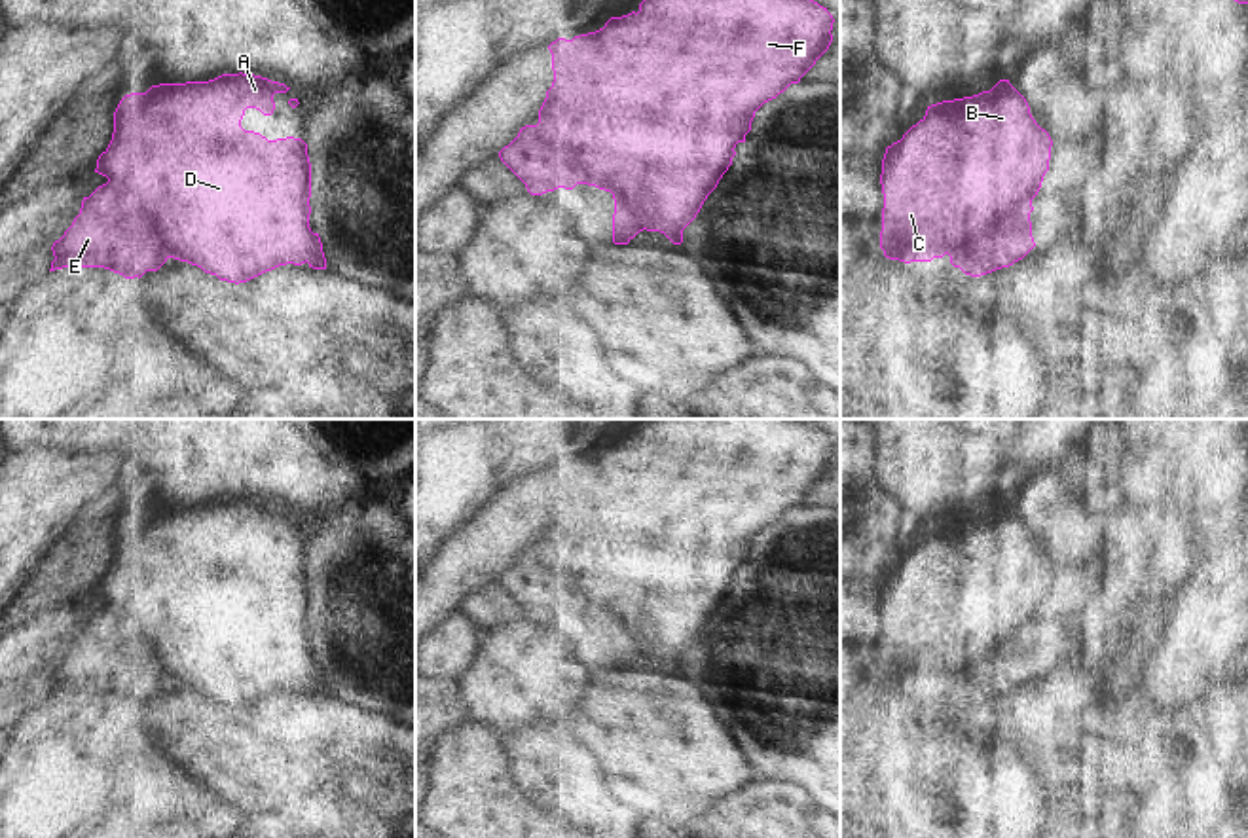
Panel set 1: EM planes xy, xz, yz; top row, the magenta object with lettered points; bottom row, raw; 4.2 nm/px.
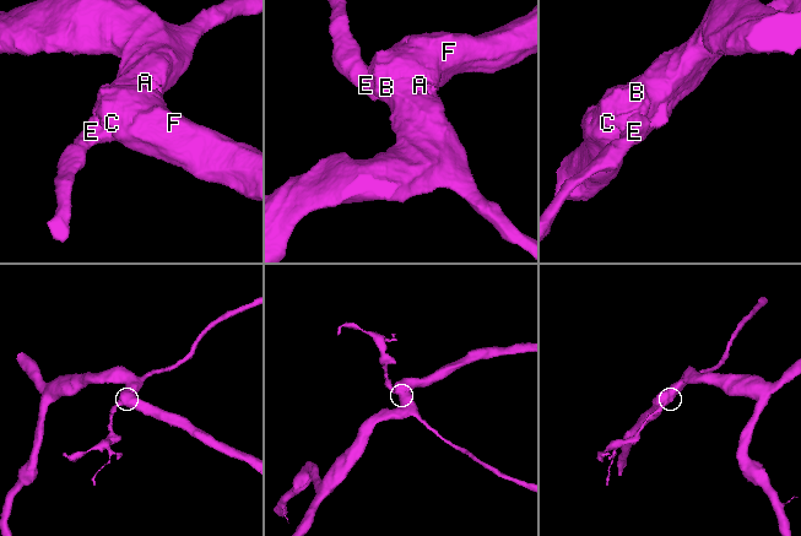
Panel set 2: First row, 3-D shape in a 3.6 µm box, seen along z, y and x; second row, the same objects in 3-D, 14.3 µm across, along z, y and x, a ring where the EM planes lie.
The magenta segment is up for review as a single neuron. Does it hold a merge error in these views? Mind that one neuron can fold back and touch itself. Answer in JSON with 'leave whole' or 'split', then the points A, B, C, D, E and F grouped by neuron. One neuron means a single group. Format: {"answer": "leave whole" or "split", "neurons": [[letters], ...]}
{"answer": "split", "neurons": [["A", "B", "C", "D", "F"], ["E"]]}

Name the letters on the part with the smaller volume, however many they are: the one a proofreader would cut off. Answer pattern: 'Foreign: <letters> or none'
Foreign: E

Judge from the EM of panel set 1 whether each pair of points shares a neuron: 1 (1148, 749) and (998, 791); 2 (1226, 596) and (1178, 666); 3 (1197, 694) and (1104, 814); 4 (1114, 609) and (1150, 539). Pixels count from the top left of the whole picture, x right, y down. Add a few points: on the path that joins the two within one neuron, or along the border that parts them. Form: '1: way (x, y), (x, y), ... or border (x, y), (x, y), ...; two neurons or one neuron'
1: border (1017, 740), (1025, 759), (1046, 783), (1047, 818); two neurons
2: way (1209, 613), (1195, 649); one neuron
3: border (1144, 694), (1159, 710), (1199, 708), (1203, 711); two neurons
4: way (1123, 592), (1140, 573), (1146, 556); one neuron

